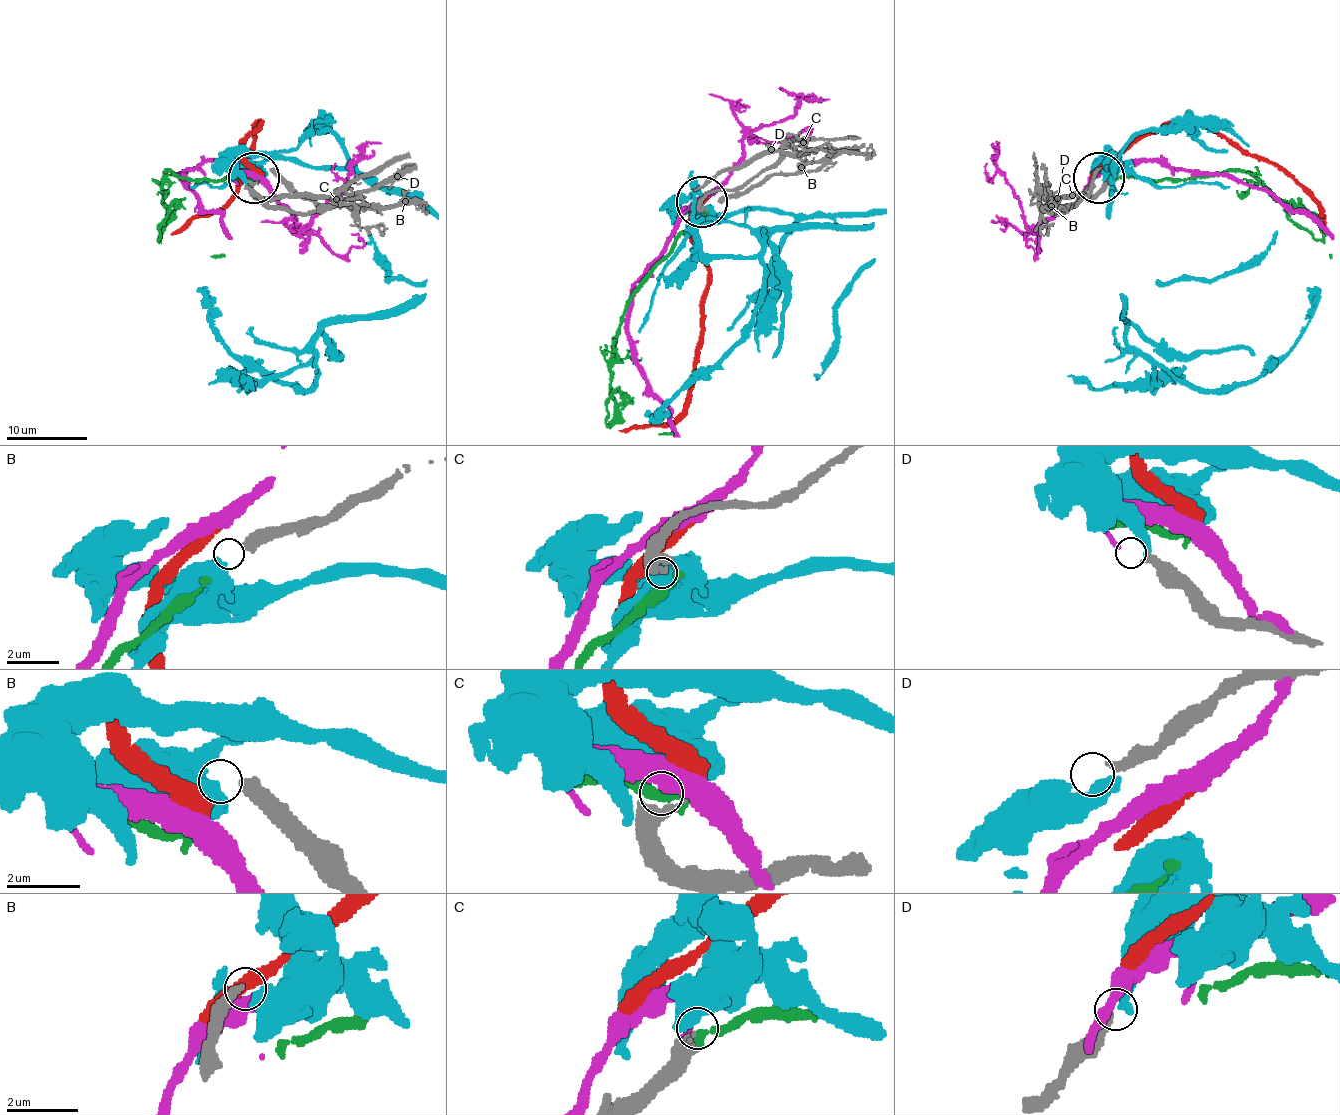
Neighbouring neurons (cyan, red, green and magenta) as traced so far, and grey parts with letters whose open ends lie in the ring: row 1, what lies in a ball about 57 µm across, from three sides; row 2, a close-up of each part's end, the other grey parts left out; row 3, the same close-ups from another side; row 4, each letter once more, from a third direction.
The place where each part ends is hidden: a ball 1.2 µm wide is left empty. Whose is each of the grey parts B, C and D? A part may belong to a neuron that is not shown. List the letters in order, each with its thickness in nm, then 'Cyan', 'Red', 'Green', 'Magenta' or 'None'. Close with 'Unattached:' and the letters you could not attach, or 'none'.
B: Thickness 360 nm. None
C: Thickness 320 nm. None
D: Thickness 280 nm. None
Unattached: B, C, D

